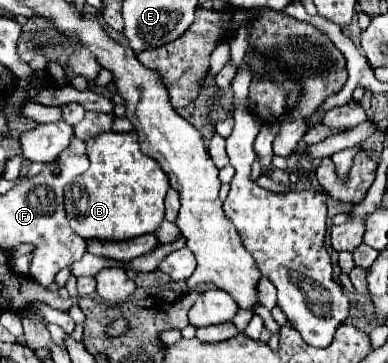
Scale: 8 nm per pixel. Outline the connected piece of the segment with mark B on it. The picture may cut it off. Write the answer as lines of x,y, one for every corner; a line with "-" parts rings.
100,133
86,141
90,169
64,189
68,223
86,241
126,241
154,233
164,221
164,197
170,189
166,173
140,151
136,133

